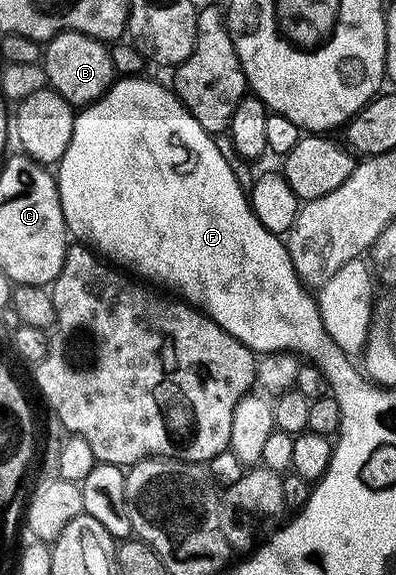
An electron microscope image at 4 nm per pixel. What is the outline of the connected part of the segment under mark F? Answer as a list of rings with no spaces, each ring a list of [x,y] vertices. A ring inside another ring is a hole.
[[[143,75],[124,76],[122,79],[116,80],[98,101],[78,110],[73,127],[73,139],[69,139],[69,147],[57,166],[59,198],[68,234],[80,242],[90,242],[108,262],[119,267],[128,265],[133,272],[140,273],[141,276],[148,277],[151,281],[160,281],[161,284],[176,289],[180,293],[176,294],[184,302],[190,303],[200,311],[205,310],[207,316],[212,317],[226,333],[233,335],[233,339],[237,339],[252,353],[264,355],[290,350],[300,358],[306,359],[327,378],[327,384],[335,397],[337,406],[337,425],[347,425],[347,393],[355,393],[355,385],[369,385],[368,378],[355,365],[351,365],[352,358],[348,354],[342,353],[337,347],[337,343],[333,343],[333,339],[329,339],[329,335],[323,332],[319,302],[309,292],[308,286],[300,281],[291,262],[291,256],[287,253],[284,238],[278,233],[270,233],[265,227],[261,227],[257,215],[253,215],[244,186],[243,189],[239,186],[239,181],[235,178],[230,163],[223,158],[222,151],[215,146],[216,138],[212,134],[206,133],[201,127],[201,123],[197,123],[197,119],[193,119],[193,115],[189,115],[189,111],[168,86],[166,89],[165,86],[158,85],[155,81],[146,81],[145,78],[146,76]],[[341,377],[355,377],[355,385],[339,387]]]

